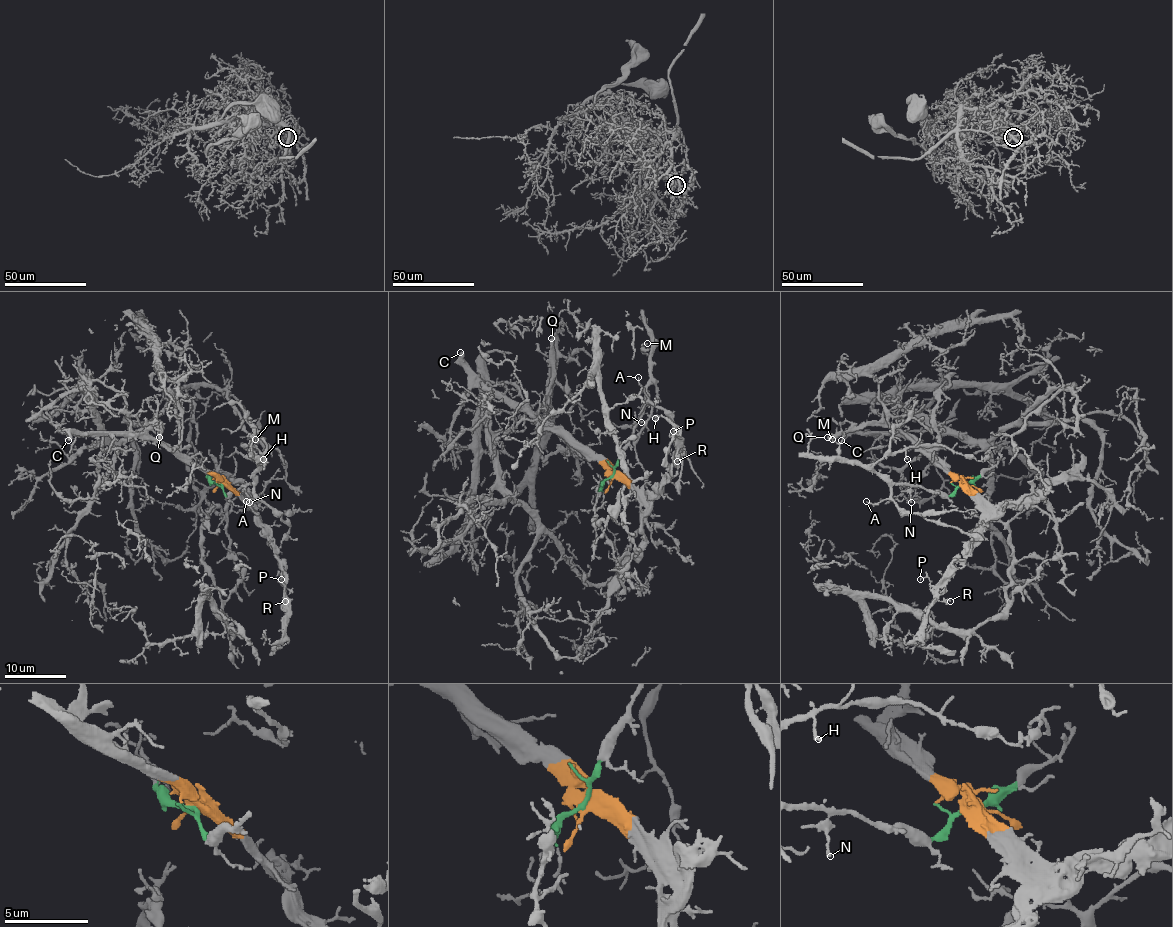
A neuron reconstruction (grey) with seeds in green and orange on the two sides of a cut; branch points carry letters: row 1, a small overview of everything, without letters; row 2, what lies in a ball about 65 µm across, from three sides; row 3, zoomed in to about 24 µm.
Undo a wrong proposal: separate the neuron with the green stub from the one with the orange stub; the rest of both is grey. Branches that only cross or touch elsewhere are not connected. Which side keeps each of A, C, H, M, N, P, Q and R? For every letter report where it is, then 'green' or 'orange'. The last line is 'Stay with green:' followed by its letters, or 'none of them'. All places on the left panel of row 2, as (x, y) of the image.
A: at (246, 501); green
C: at (68, 440); orange
H: at (263, 459); green
M: at (255, 439); green
N: at (249, 502); green
P: at (281, 579); orange
Q: at (159, 437); orange
R: at (285, 601); orange
Stay with green: A, H, M, N

